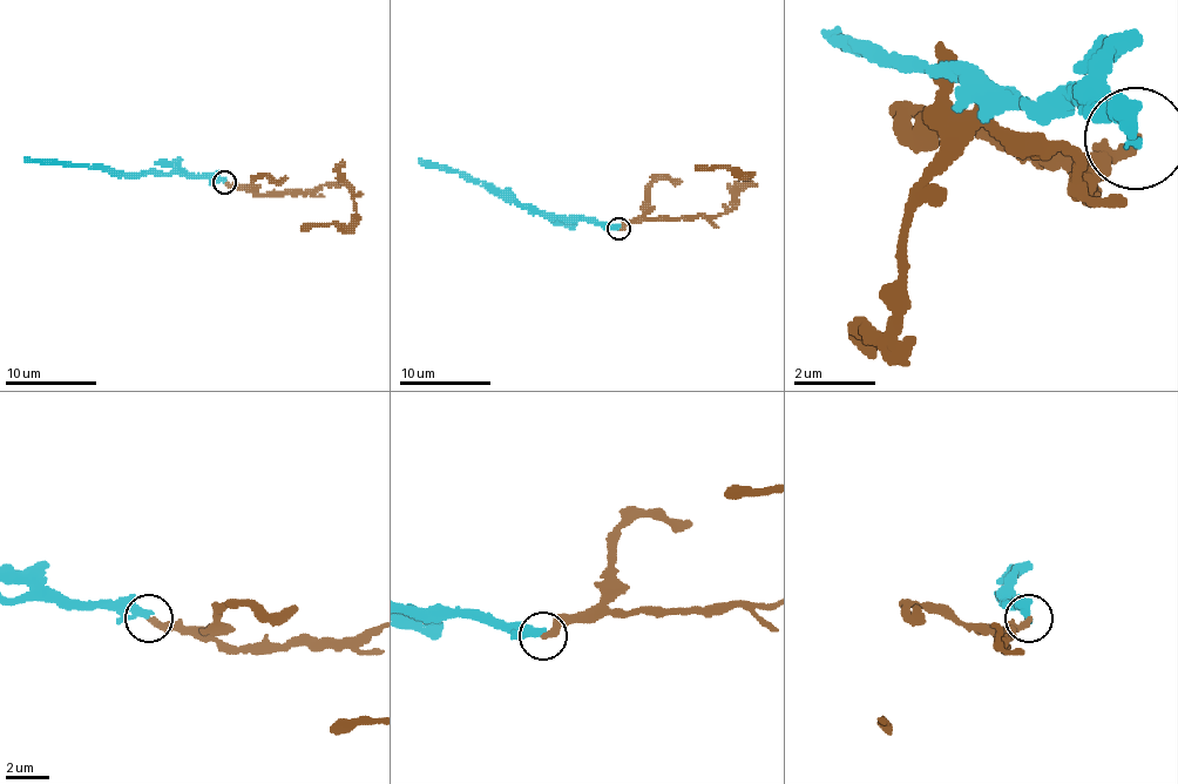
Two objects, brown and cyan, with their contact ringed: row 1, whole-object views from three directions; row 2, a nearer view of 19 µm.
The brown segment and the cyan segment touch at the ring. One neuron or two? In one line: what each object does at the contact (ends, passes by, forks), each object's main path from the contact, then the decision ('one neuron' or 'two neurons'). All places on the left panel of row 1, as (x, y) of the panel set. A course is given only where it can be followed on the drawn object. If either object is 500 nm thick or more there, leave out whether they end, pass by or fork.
brown ends | cyan ends | brown via (223, 182), (259, 194), (303, 194), (340, 180), (353, 194), (356, 216), (346, 225), (307, 223), (300, 230) | cyan via (223, 182), (191, 174), (112, 174), (25, 157) | two neurons

